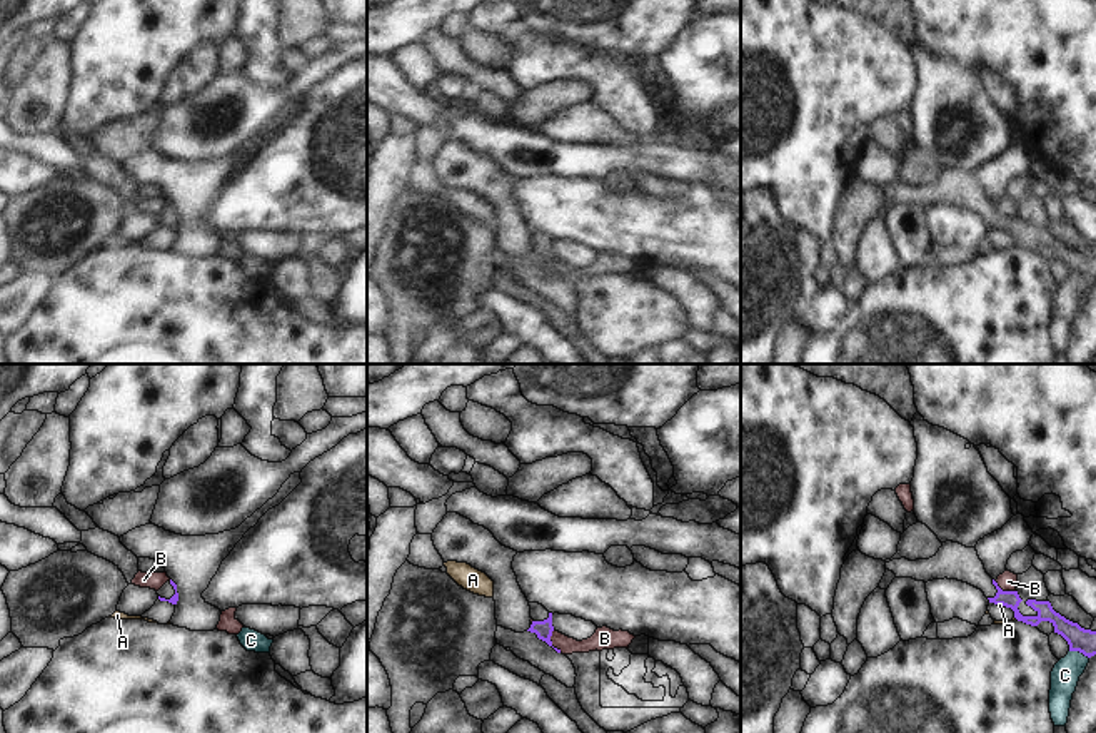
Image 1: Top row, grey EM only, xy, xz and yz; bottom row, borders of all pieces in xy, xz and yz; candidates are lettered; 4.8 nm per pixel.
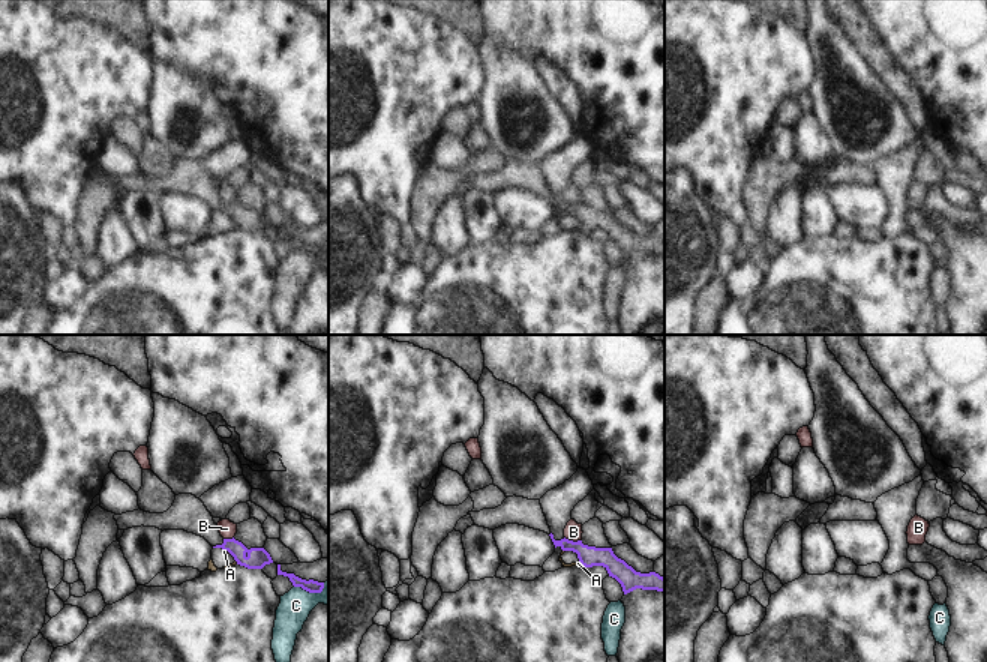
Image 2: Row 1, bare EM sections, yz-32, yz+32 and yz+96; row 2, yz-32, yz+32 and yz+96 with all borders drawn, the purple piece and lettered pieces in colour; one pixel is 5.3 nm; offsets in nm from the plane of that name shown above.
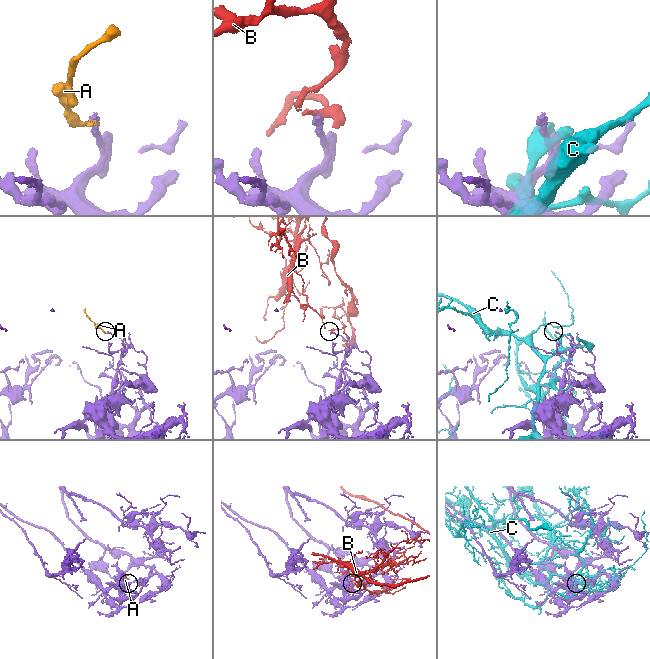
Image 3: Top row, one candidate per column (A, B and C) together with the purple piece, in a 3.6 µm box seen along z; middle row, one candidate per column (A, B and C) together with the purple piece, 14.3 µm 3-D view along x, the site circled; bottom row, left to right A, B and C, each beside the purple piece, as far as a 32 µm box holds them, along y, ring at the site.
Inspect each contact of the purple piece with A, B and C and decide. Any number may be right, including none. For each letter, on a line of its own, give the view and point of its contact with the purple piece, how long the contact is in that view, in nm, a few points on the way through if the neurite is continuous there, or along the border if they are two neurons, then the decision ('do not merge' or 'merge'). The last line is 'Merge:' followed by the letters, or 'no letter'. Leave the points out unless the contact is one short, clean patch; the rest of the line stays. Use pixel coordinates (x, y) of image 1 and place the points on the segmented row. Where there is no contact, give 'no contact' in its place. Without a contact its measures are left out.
A: meets purple in yz at (1001, 603); contact 30 nm long; border along yz (998, 605), (1003, 606); do not merge
B: meets purple in xz at (551, 642); contact 120 nm long; border along xz (553, 630), (551, 642), (561, 652); do not merge
C: meets purple in yz at (1080, 652); contact 100 nm long; do not merge
Merge: no letter

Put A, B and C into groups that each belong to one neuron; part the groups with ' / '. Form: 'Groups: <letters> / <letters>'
Groups: A / B / C.

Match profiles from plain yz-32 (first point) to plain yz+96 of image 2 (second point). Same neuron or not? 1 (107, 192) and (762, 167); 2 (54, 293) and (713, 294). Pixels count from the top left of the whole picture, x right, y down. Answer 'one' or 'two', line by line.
1: one
2: two

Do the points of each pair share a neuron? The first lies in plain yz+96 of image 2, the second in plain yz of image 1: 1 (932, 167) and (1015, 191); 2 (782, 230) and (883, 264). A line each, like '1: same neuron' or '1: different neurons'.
1: same neuron
2: same neuron

